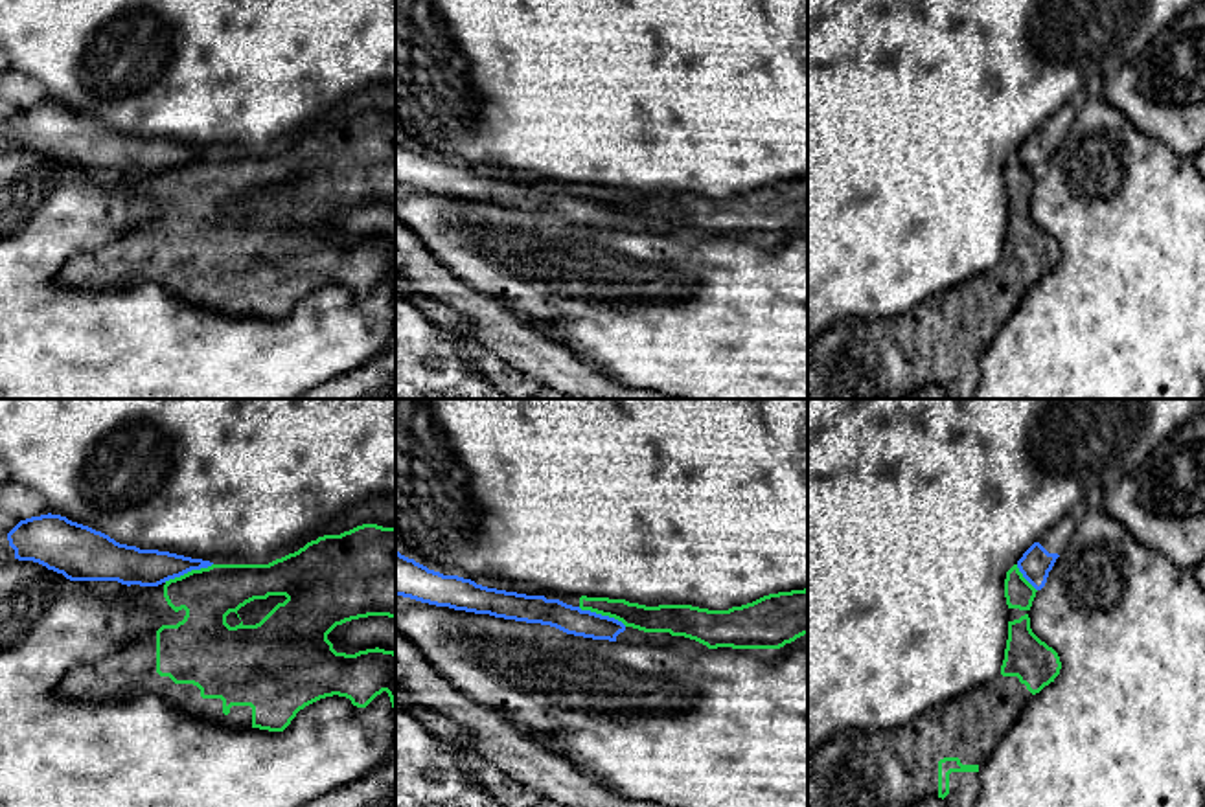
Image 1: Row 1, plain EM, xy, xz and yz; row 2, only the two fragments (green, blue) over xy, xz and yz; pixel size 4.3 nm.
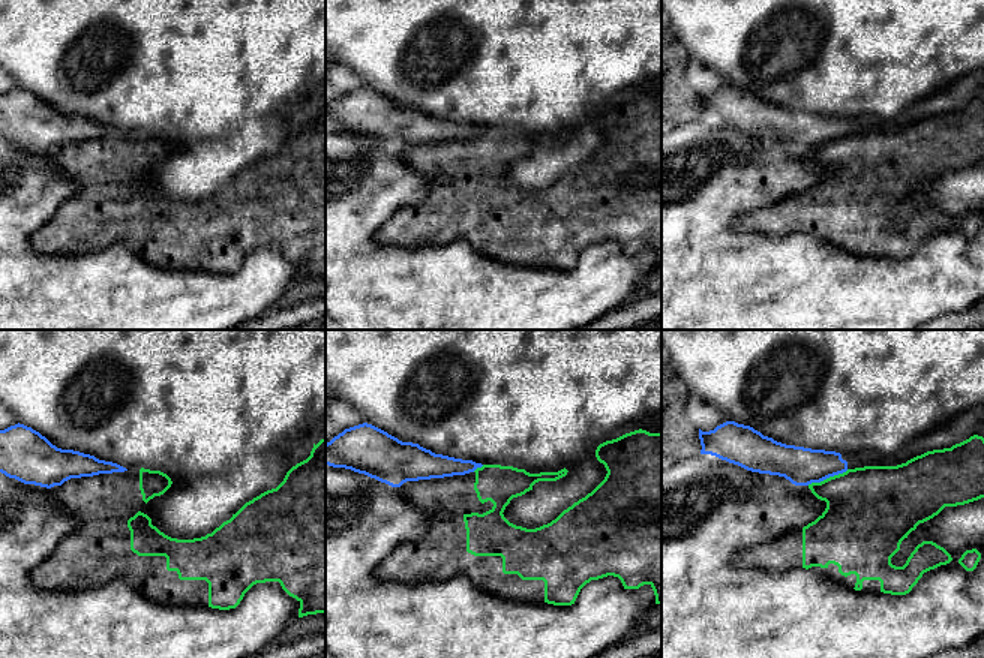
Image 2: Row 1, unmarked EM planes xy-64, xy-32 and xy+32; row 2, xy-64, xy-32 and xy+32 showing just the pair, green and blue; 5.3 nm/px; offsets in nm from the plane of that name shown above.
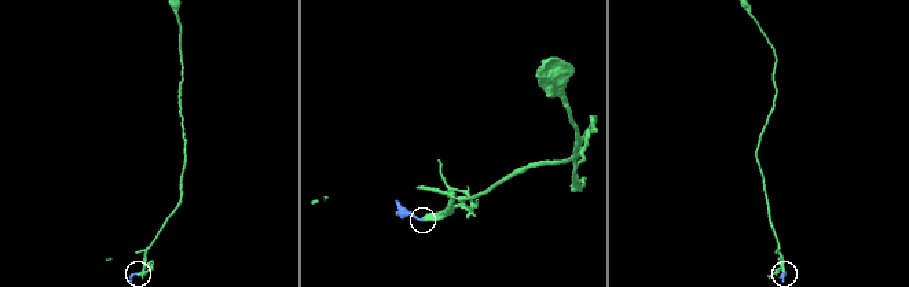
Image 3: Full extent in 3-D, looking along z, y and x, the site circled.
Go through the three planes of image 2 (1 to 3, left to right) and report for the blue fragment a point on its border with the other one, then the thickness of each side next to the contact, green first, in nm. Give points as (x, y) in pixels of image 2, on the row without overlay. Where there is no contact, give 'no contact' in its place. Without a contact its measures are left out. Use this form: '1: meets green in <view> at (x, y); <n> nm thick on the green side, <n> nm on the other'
1: no contact
2: meets green in xy-32 at (477, 132); 200 nm thick on the green side, 140 nm on the other
3: meets green in xy+32 at (827, 143); 420 nm thick on the green side, 200 nm on the other

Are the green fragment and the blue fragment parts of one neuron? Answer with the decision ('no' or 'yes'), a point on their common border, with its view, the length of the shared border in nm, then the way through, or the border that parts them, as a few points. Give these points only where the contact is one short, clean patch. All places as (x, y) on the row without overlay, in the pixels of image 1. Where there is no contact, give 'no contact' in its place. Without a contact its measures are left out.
no | xy (188, 160) | 240 nm | along xy (212, 151), (164, 170)

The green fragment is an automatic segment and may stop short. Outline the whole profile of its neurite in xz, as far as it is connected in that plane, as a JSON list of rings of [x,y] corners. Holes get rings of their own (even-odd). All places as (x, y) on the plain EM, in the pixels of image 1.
[[[491,169],[475,171],[506,180],[559,188],[581,199],[614,206],[625,215],[684,224],[708,237],[780,237],[808,222],[808,176],[769,182],[729,199],[708,199],[692,193],[646,195],[625,188],[519,180]]]

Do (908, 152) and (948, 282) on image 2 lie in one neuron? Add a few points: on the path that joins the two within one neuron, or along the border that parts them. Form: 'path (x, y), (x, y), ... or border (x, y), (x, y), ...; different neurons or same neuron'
border (951, 171), (944, 171), (921, 186), (897, 215); different neurons

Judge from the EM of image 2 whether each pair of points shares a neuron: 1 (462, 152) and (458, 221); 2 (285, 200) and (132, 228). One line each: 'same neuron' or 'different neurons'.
1: same neuron
2: same neuron

